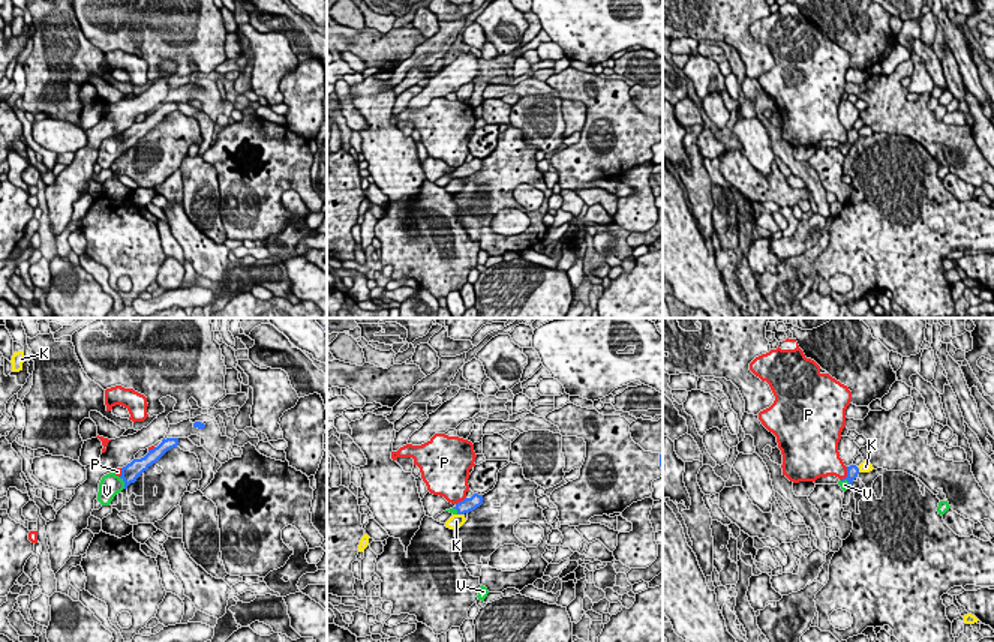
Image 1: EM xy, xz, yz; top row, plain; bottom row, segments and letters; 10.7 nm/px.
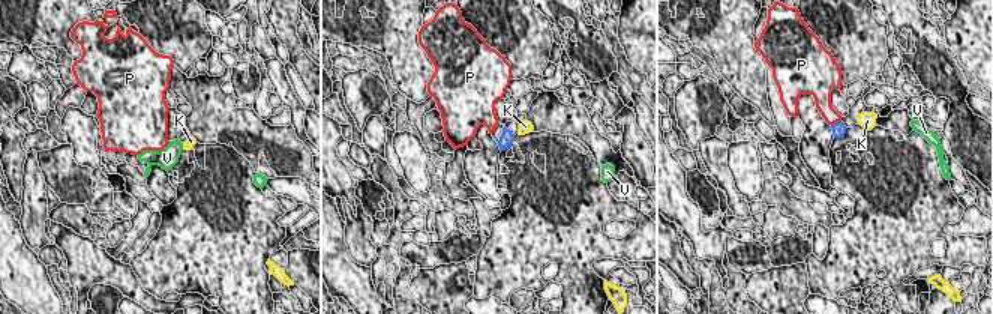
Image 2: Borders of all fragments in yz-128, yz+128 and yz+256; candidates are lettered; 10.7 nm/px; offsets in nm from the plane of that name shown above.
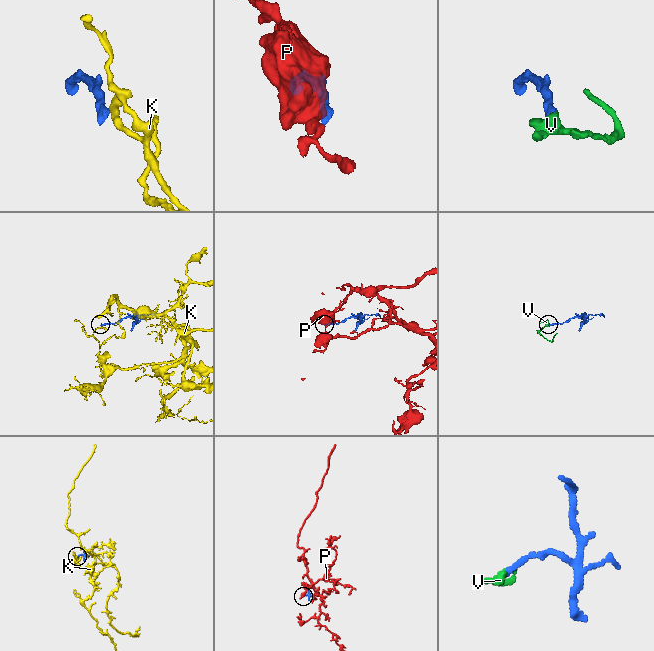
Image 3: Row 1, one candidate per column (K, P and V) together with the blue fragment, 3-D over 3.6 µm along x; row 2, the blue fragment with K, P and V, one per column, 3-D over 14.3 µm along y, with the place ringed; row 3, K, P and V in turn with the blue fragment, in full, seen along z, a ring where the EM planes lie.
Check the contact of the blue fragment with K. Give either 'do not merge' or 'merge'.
do not merge

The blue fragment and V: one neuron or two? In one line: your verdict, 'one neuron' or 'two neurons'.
one neuron

